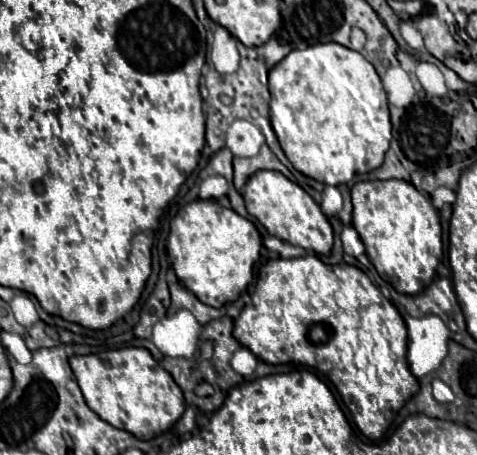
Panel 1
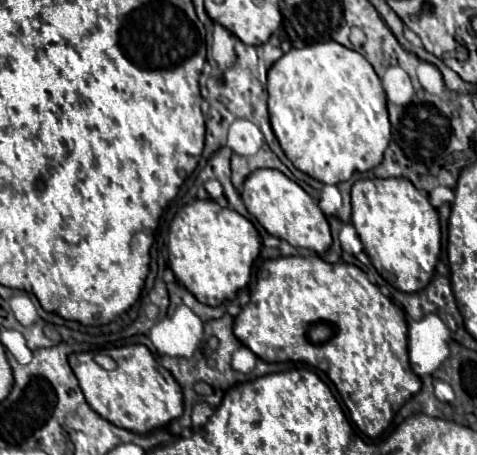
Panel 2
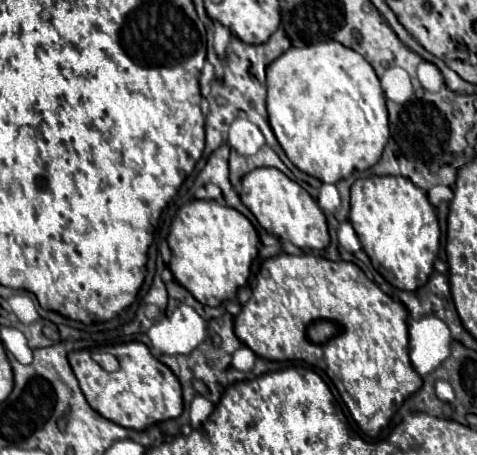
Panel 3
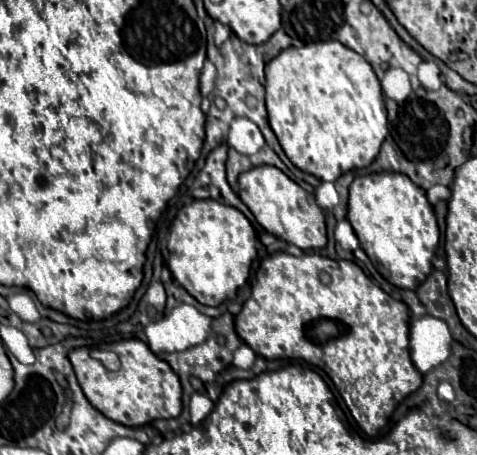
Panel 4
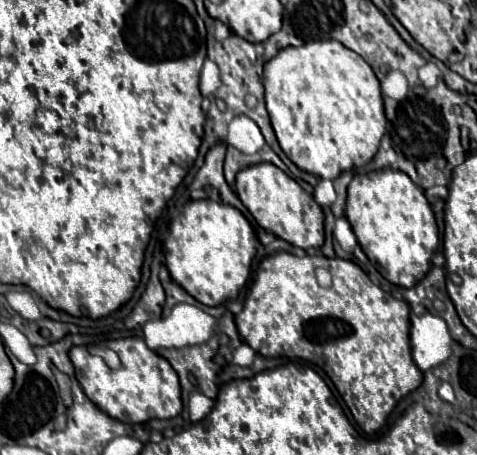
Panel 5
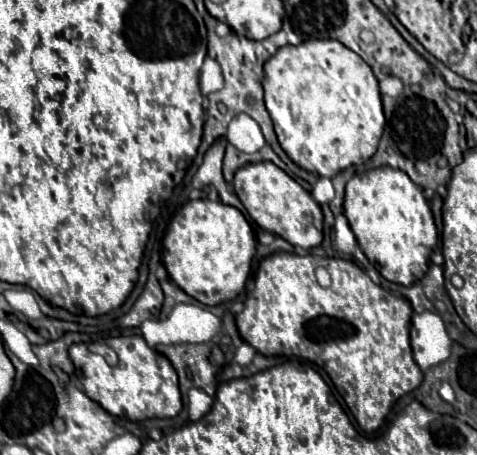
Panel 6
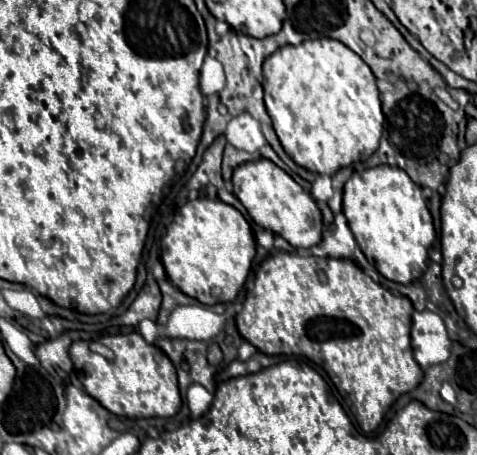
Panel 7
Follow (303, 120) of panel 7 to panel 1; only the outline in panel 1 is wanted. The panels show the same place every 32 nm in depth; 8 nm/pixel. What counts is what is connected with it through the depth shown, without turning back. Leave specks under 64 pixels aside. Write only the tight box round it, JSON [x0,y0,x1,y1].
[268,42,392,186]

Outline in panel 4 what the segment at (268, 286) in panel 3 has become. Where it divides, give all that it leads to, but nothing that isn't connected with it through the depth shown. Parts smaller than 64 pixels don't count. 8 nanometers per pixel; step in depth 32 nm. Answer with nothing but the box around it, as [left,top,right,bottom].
[236,252,422,436]

